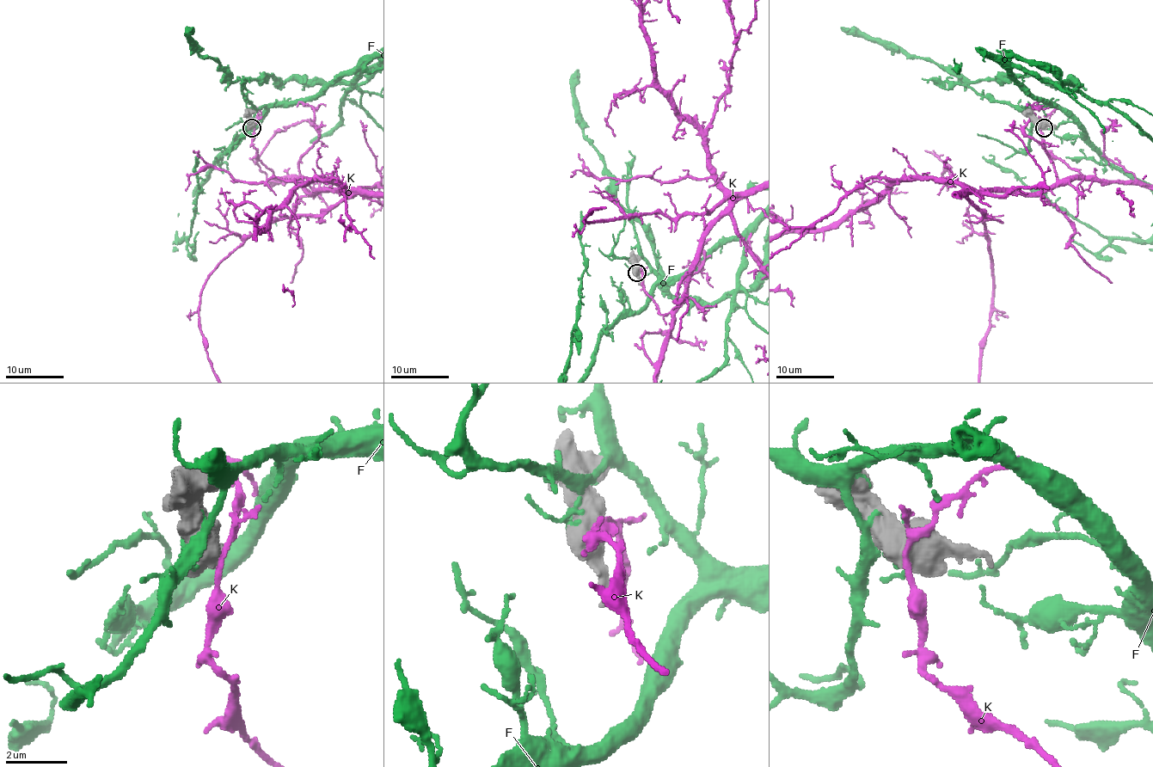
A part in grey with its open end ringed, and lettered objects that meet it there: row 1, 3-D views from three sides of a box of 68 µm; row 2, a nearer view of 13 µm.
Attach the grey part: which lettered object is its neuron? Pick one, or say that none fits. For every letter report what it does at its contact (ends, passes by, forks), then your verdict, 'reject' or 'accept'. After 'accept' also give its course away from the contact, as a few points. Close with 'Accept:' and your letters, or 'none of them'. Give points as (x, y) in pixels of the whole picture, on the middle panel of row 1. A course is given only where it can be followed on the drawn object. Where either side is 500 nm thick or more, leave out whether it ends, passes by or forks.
F: reject
K: reject
Accept: none of them

